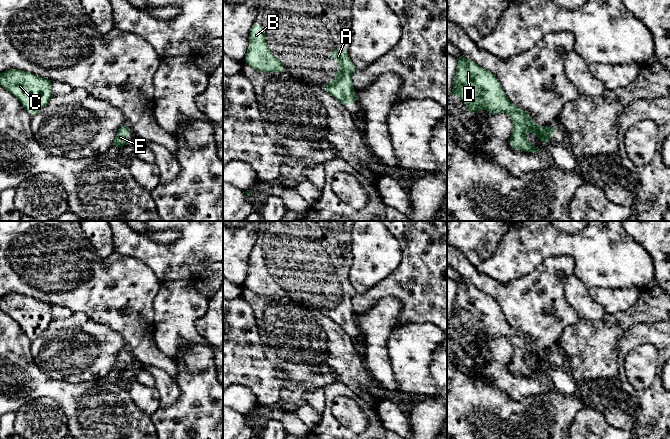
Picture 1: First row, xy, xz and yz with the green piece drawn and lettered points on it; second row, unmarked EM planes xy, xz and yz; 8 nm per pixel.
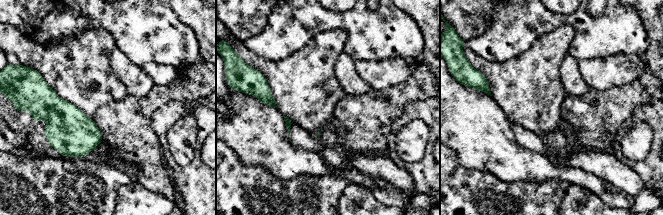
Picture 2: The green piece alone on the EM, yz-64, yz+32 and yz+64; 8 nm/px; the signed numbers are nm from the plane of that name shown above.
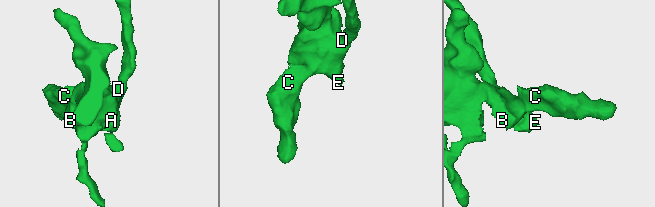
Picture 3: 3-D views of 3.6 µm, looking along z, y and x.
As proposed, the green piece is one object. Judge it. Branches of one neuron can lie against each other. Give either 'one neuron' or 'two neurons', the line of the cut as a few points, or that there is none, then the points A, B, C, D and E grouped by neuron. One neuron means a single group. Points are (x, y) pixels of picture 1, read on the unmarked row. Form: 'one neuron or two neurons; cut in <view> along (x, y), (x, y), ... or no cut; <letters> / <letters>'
one neuron; no cut; A B C D E

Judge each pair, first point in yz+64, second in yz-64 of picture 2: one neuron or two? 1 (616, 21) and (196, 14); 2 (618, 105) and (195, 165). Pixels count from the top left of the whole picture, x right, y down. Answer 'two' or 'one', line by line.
1: two
2: two

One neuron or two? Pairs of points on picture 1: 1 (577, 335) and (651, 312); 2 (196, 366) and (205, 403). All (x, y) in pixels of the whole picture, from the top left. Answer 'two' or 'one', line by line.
1: one
2: one

